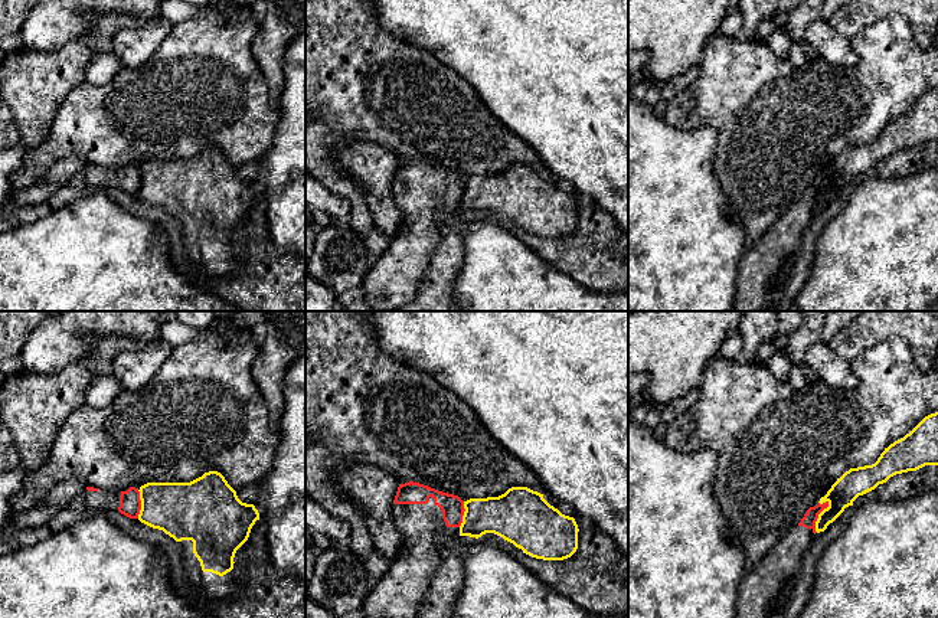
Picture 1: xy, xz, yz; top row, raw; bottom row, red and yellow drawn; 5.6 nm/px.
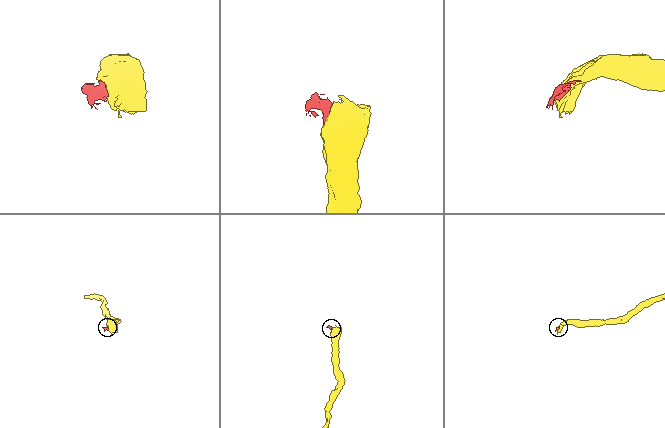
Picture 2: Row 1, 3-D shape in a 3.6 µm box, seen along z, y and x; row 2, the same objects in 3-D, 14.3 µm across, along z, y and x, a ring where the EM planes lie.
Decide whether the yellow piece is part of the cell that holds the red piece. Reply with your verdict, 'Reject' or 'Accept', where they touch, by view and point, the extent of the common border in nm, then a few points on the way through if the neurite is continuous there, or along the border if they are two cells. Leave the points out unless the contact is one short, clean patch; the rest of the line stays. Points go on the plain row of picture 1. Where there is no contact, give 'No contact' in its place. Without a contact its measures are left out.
Reject. Touches red at yz (817, 193). Shared border 200 nm

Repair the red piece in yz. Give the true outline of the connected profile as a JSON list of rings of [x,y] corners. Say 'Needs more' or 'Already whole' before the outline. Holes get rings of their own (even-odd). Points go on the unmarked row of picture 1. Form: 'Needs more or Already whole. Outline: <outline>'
Needs more. Outline: [[[828,179],[810,184],[801,199],[748,249],[736,267],[736,292],[731,311],[765,311],[769,288],[784,264],[800,249],[801,236],[816,209],[818,192]]]

